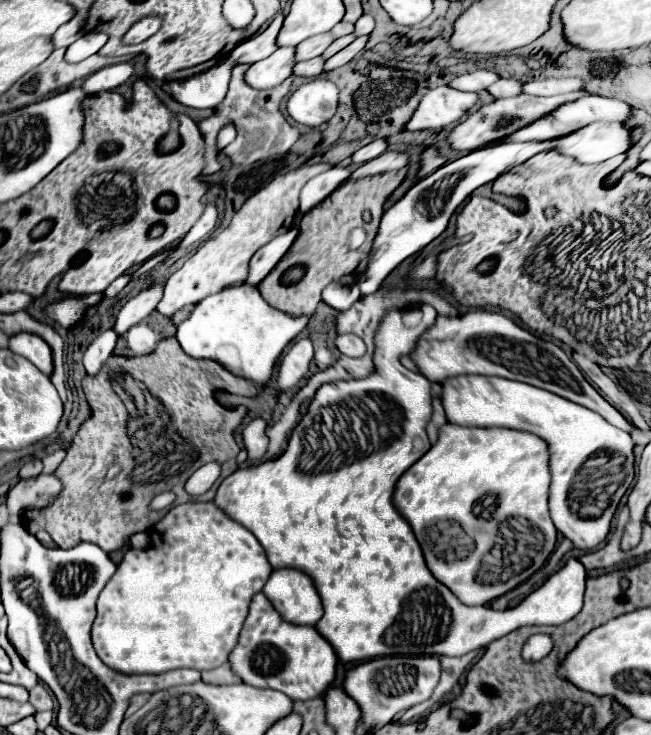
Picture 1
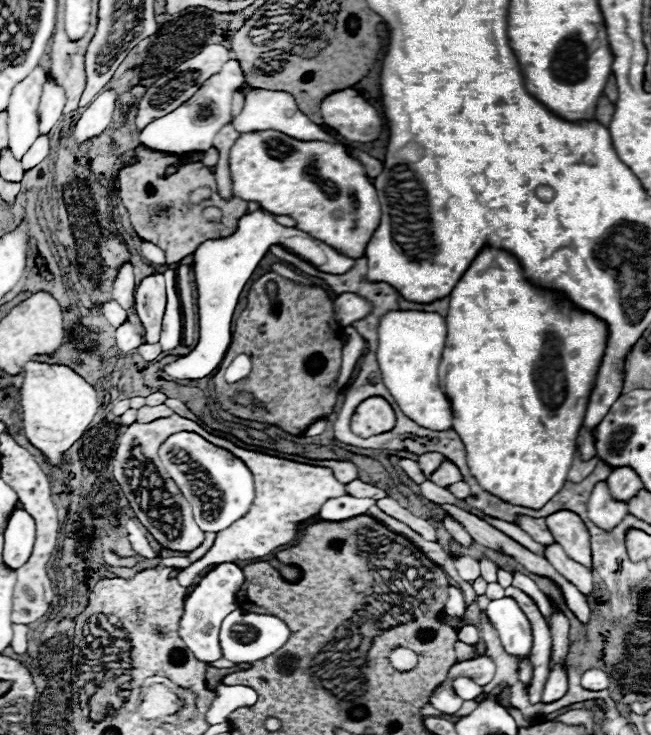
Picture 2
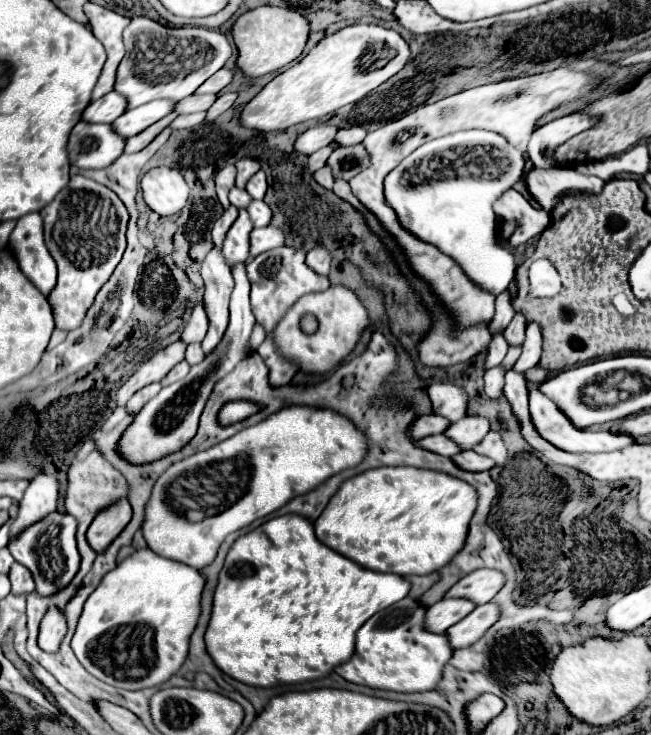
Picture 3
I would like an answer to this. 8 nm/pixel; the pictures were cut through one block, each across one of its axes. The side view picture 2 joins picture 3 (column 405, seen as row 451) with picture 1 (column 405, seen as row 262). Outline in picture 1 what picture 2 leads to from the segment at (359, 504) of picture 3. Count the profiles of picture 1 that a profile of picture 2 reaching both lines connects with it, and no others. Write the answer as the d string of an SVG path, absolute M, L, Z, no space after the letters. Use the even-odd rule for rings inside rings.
M444 424L438 442L400 476L392 502L412 526L424 552L426 566L434 578L448 586L462 604L486 606L528 580L540 566L544 566L554 550L556 528L548 512L548 486L548 446L542 438L508 428L464 428ZM428 544L438 544L446 554L428 556Z

